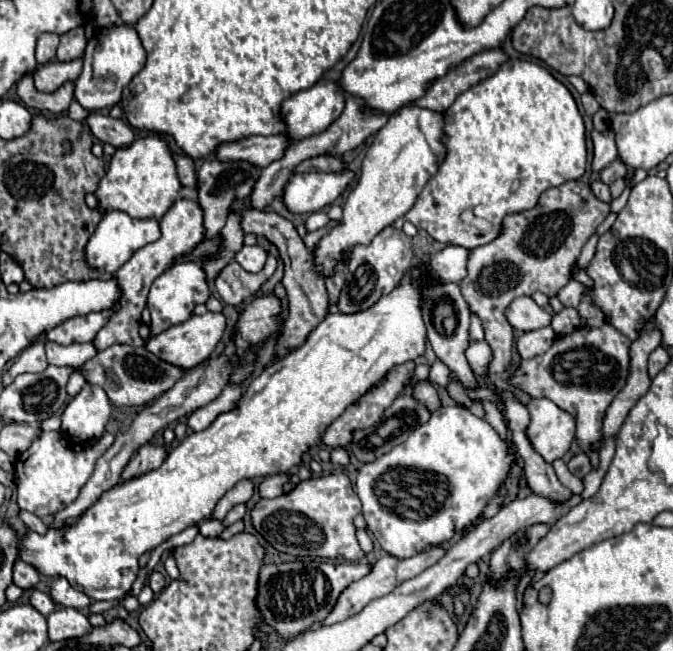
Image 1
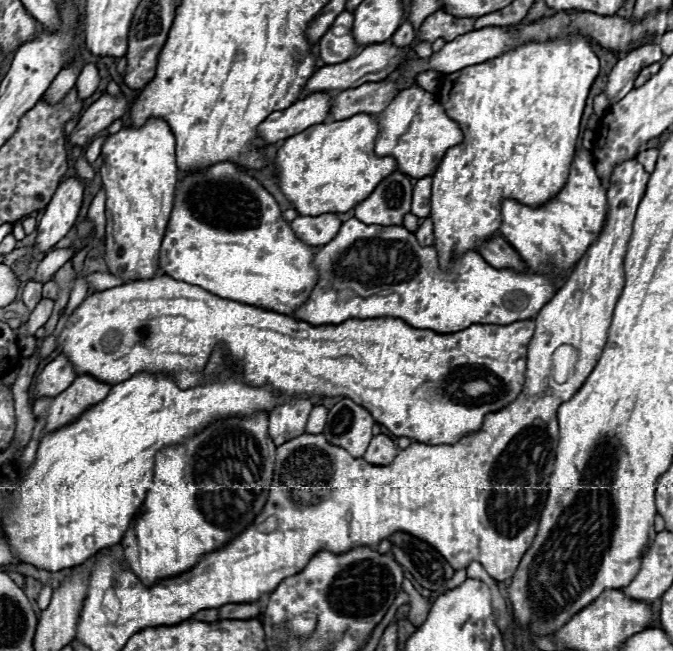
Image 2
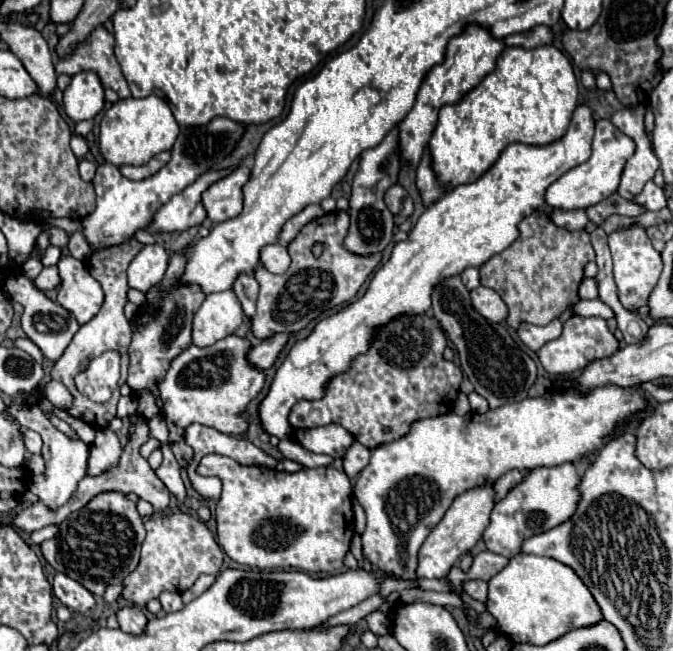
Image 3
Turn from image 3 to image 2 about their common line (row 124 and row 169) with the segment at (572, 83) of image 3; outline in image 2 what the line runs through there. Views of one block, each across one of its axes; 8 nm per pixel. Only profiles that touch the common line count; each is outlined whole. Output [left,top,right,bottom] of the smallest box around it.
[430,34,600,268]

